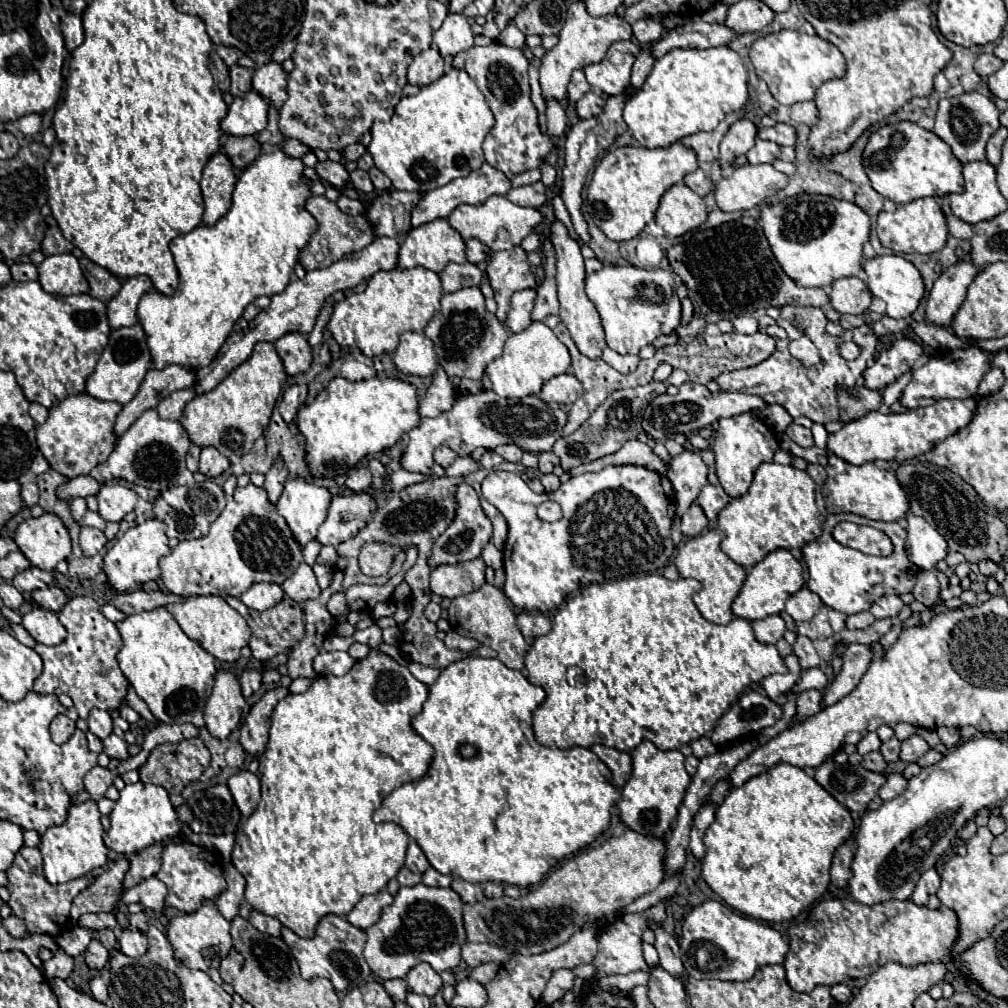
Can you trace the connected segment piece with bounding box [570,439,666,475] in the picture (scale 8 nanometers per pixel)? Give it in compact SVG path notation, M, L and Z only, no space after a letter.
M632 439L632 441L626 441L612 455L604 455L604 457L592 461L592 463L574 467L570 471L570 475L580 475L580 473L586 473L586 471L600 471L608 465L624 465L624 463L636 463L636 465L642 465L642 467L652 467L652 471L666 473L666 463L660 457L656 457L648 445L640 443L638 439Z

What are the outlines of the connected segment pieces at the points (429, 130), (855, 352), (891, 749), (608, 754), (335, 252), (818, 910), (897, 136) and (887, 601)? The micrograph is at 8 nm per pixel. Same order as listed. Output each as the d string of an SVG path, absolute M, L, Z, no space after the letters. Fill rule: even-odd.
M450 69L418 95L400 99L390 121L376 121L368 151L396 189L428 193L484 163L482 141L492 125L494 115L476 81L464 69Z
M848 341L848 343L842 343L842 345L838 347L838 353L840 353L846 361L852 361L852 359L856 359L856 357L860 355L860 347L858 347L856 343Z
M892 737L890 741L882 743L882 747L880 747L880 753L884 755L884 761L886 761L886 763L898 761L898 755L900 755L900 741L898 741L896 737Z
M594 745L592 751L610 767L612 771L612 783L622 789L624 783L630 779L632 775L632 759L630 753L612 749L612 747L604 747L604 745Z
M316 195L308 197L308 201L306 201L306 211L308 211L308 213L316 219L316 223L318 223L318 229L312 233L310 243L308 243L308 245L302 249L302 253L300 253L300 263L302 263L302 267L304 267L306 271L314 271L314 269L328 267L330 263L342 259L346 253L360 251L360 249L364 249L366 245L370 245L370 243L376 239L376 237L372 235L372 227L370 227L370 223L368 223L368 219L366 219L364 213L358 215L358 217L346 215L346 213L342 213L342 211L336 207L336 203L328 201L326 197L316 197ZM316 253L324 253L324 261L322 261L322 263L316 261Z
M842 899L818 901L810 911L808 921L794 925L788 933L790 951L784 959L786 981L794 991L810 993L816 985L832 987L850 979L870 977L874 967L886 965L888 961L906 967L916 967L920 963L946 963L952 959L952 945L956 943L958 933L958 917L946 907L944 911L932 911L928 907L918 907L912 901L886 901L872 907L854 901L842 903Z
M912 121L890 123L872 133L862 153L862 165L872 187L896 205L964 191L962 163L954 157L952 149L936 133L922 129Z
M880 597L878 601L872 603L872 615L876 619L886 619L886 617L896 617L900 613L900 609L904 607L900 597Z

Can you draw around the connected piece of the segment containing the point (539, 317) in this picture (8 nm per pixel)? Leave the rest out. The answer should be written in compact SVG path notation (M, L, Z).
M548 275L538 287L536 307L532 311L534 321L544 321L548 315L558 313L558 299L556 299L556 277Z

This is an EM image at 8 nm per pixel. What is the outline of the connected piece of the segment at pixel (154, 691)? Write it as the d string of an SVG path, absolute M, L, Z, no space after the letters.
M166 607L128 615L116 627L122 635L122 649L118 653L120 669L150 711L162 723L192 723L202 727L202 713L214 687L216 659L180 629Z

